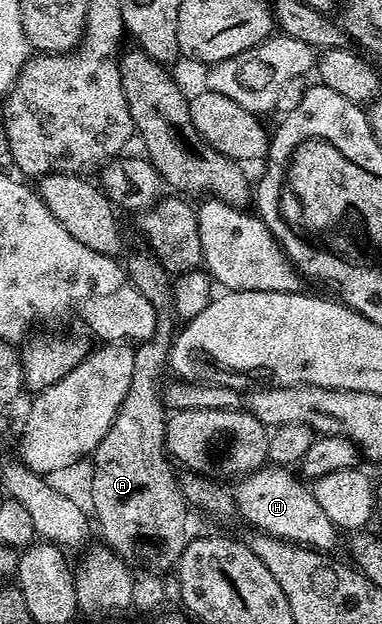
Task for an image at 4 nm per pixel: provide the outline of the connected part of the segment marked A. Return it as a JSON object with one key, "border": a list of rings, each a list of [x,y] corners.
{"border":[[[150,250],[126,261],[125,271],[140,297],[155,307],[153,334],[135,348],[129,394],[125,394],[105,438],[95,447],[91,504],[108,547],[122,560],[135,566],[144,564],[152,573],[162,574],[178,565],[189,539],[189,505],[179,489],[176,469],[165,453],[168,413],[161,399],[161,386],[159,388],[159,379],[163,376],[163,368],[165,372],[168,367],[171,341],[177,331],[173,276]]]}

